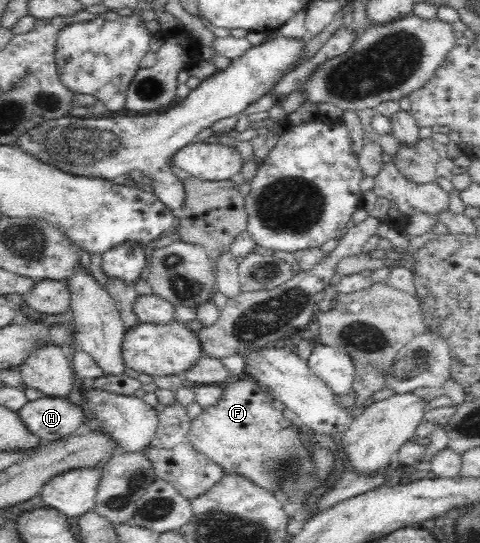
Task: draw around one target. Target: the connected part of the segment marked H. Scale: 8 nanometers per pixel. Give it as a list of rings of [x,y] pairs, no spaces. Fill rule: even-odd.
[[[44,396],[17,410],[24,426],[43,442],[58,441],[86,429],[80,405],[67,398]]]

